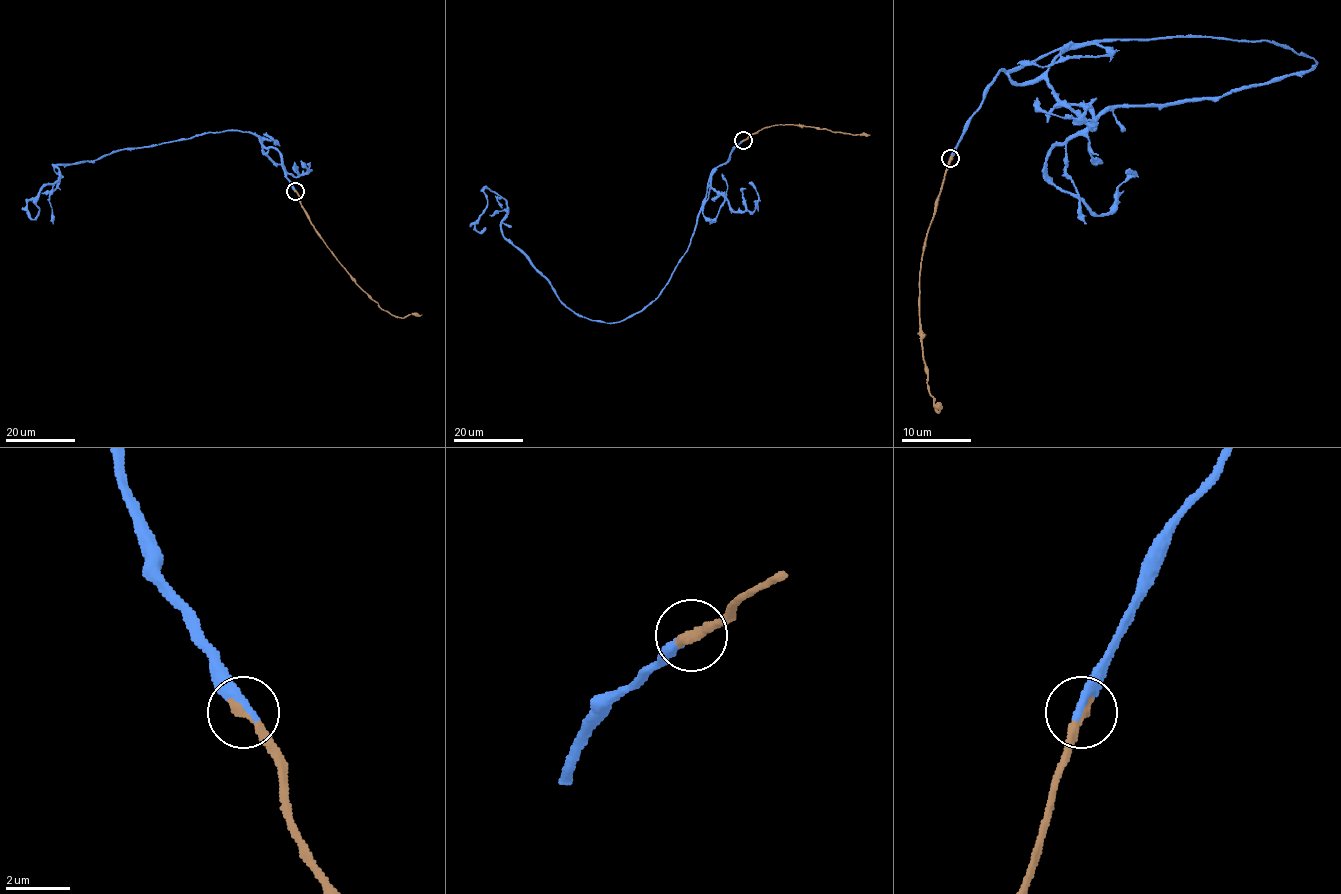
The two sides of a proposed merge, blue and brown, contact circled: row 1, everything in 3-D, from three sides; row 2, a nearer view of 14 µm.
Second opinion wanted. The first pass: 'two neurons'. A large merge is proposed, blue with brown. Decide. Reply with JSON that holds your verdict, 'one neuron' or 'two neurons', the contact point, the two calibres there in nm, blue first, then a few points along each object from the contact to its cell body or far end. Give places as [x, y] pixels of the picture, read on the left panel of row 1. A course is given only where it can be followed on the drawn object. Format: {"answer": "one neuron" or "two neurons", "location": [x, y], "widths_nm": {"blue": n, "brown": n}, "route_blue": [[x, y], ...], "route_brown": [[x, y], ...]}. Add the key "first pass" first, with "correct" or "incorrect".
{"first pass": "incorrect", "answer": "one neuron", "location": [295, 191], "widths_nm": {"blue": 360, "brown": 380}, "route_blue": [[295, 191], [278, 151], [229, 130], [54, 164], [58, 179], [39, 193], [33, 219], [27, 201], [38, 197]], "route_brown": [[295, 191], [317, 235], [351, 278], [381, 309], [400, 317], [421, 315]]}

